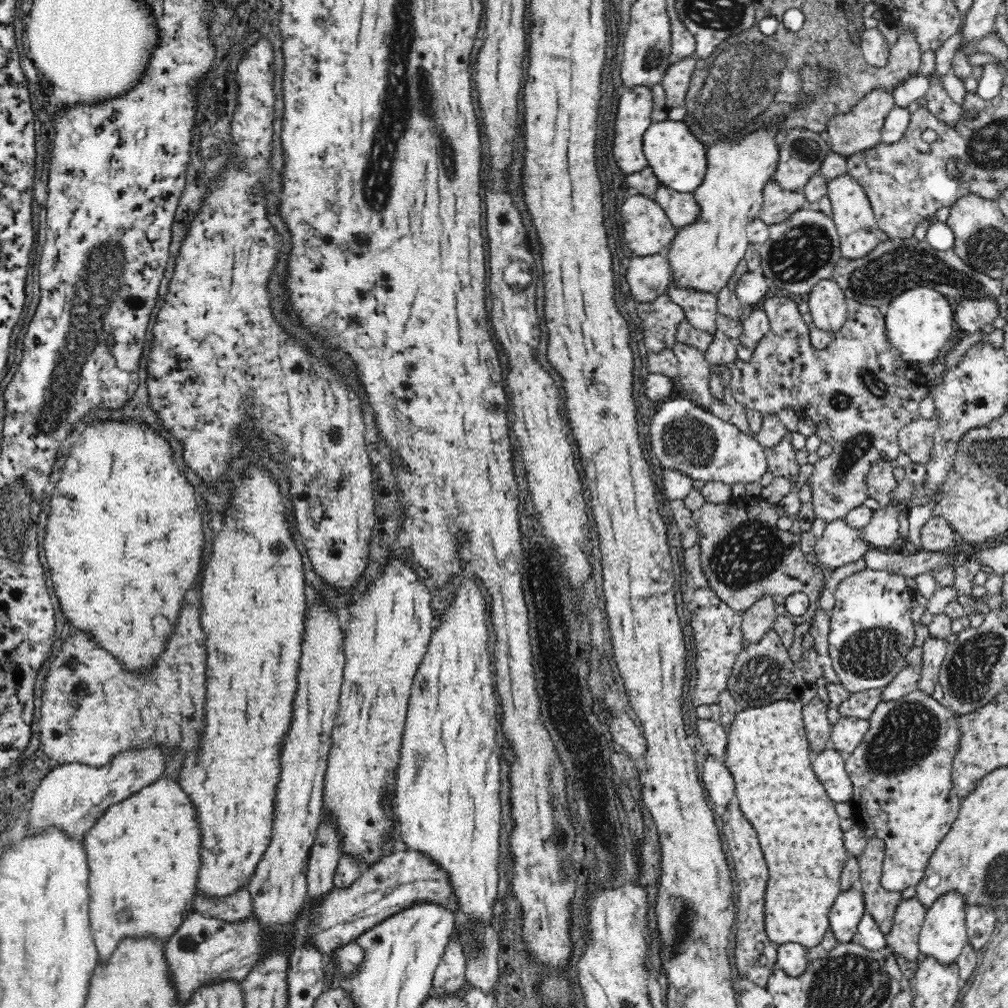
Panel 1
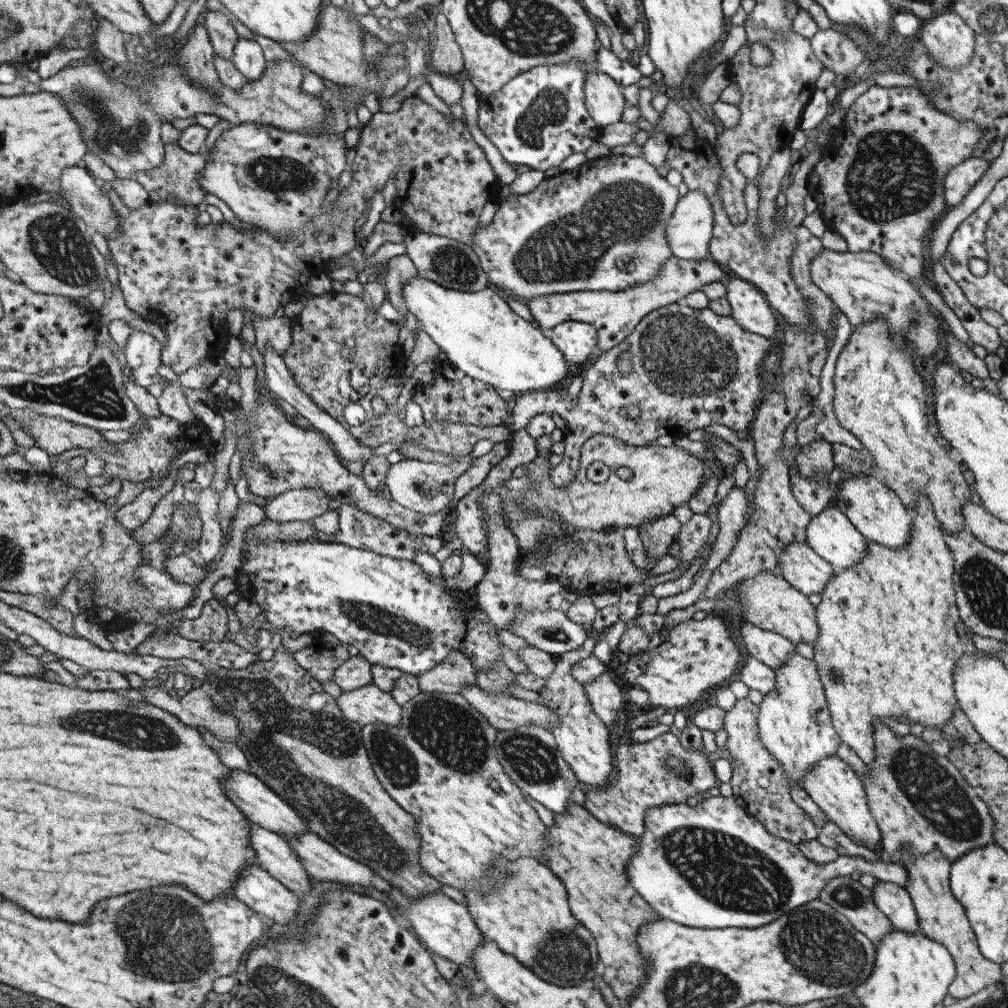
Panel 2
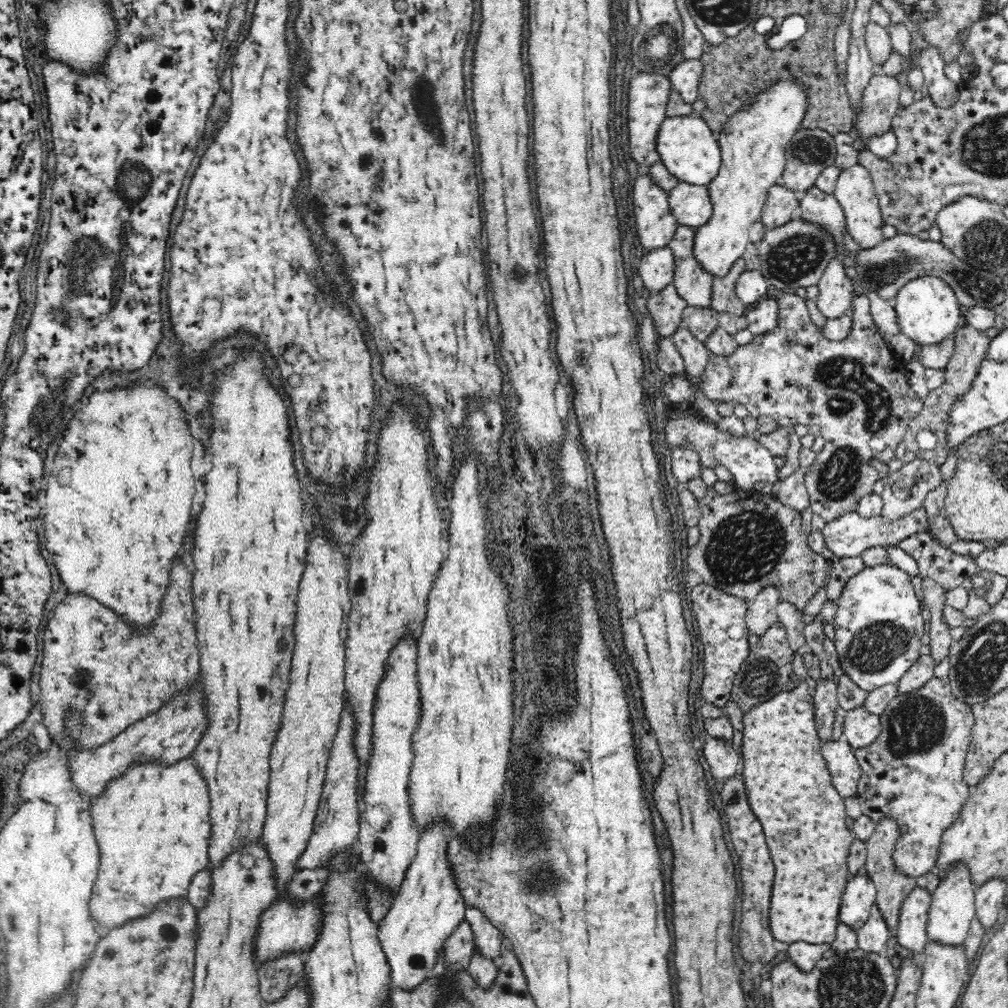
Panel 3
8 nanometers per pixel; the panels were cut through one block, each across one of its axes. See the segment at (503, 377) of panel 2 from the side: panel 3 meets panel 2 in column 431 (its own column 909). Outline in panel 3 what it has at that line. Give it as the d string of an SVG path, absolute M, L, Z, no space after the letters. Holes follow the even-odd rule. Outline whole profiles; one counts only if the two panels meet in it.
M922 276L914 278L902 286L894 300L894 310L902 333L906 334L915 345L930 346L952 337L958 327L966 323L963 310L954 295L954 290L940 278Z

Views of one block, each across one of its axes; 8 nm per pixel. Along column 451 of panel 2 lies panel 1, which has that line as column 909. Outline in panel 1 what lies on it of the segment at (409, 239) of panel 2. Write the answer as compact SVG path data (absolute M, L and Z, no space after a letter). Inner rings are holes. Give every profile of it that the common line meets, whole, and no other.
M914 237L910 240L889 238L862 258L842 257L840 261L830 280L838 284L846 298L854 298L870 306L876 306L876 298L886 298L886 302L890 302L906 290L920 286L934 288L953 302L960 298L978 300L986 296L996 299L1000 296L1000 280L992 280L980 273L974 275L974 268L967 266L953 249L936 250L927 241L919 242Z

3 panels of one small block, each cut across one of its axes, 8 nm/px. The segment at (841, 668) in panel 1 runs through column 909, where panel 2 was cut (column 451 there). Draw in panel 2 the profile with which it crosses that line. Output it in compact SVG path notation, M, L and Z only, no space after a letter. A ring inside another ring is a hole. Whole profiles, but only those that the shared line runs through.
M246 540L242 546L240 555L241 566L238 574L235 576L237 588L244 594L245 597L258 603L262 608L262 620L272 623L277 626L279 633L283 632L298 632L304 634L309 632L322 631L331 632L339 641L349 646L357 646L359 654L362 654L370 664L380 664L384 668L398 668L402 672L414 675L420 672L428 672L432 670L436 664L440 664L450 652L462 652L468 660L472 662L473 668L476 670L490 670L494 668L494 662L503 662L502 650L504 645L500 643L496 627L488 622L480 622L479 619L474 618L474 612L479 607L479 603L473 598L468 591L461 591L454 587L448 587L446 579L443 575L430 575L422 570L420 565L413 560L396 559L390 556L381 555L374 551L362 550L361 548L351 547L345 544L336 542L322 542L307 540L290 540L290 542L280 542L280 540L270 540L270 542L262 542L262 540Z

